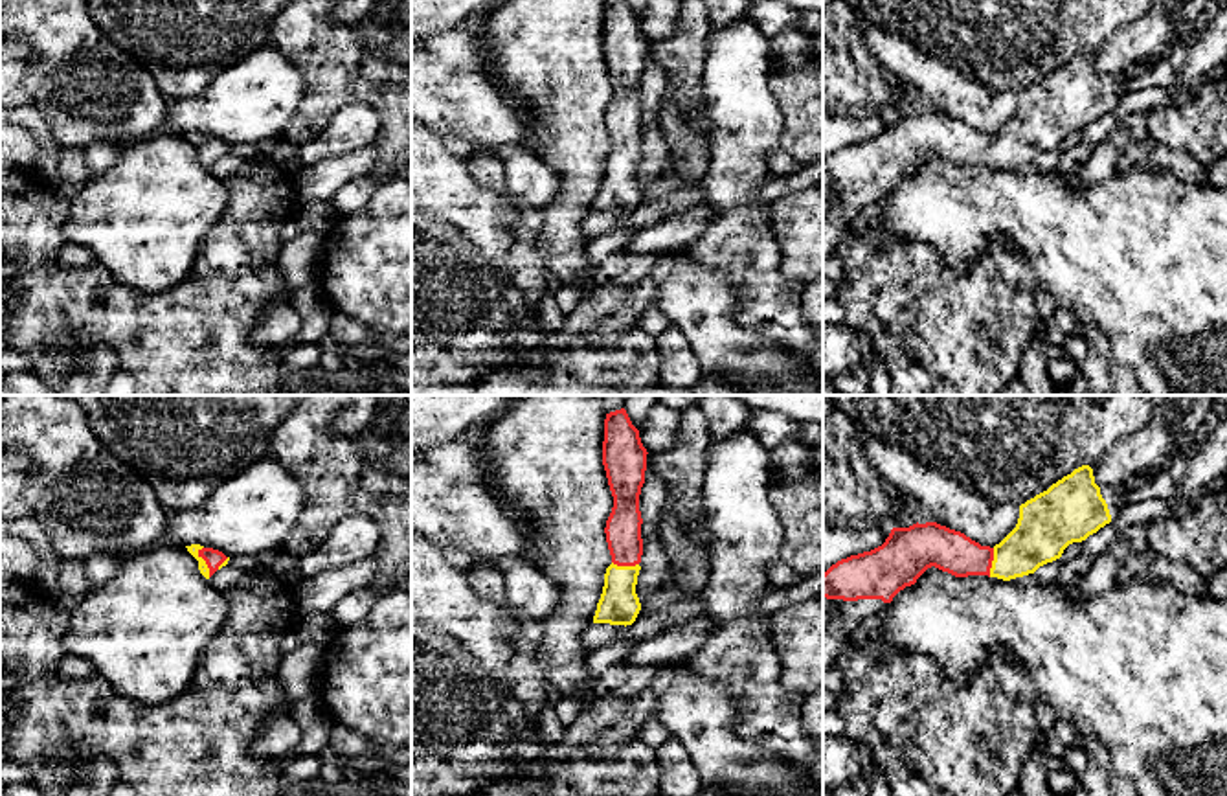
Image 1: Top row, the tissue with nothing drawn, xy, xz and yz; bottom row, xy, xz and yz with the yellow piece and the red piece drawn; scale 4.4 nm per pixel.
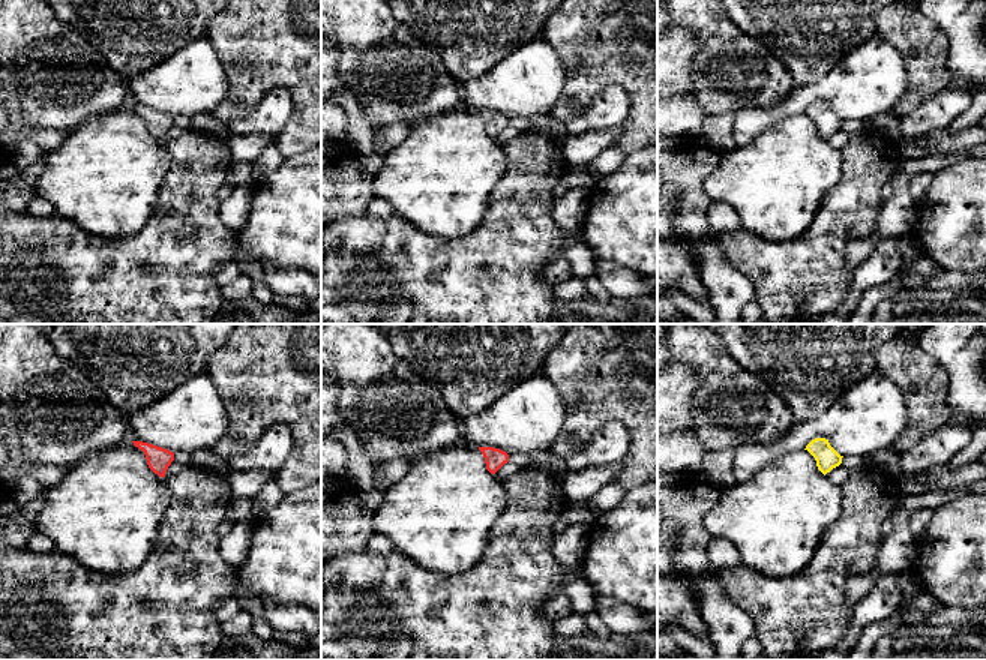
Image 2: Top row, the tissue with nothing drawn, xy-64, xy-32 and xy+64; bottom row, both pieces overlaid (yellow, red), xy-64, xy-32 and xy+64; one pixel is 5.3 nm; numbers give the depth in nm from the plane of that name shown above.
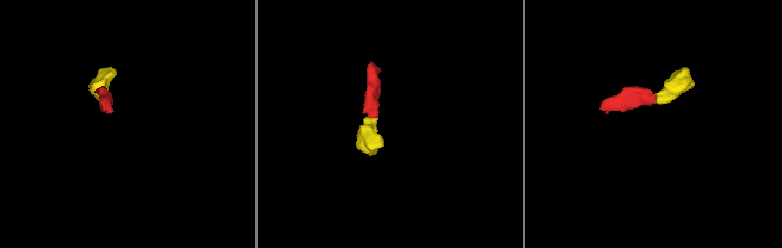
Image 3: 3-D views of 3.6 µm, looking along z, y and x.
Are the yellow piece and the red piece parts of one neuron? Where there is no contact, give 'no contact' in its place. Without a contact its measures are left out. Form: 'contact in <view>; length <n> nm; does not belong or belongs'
contact in xy; length 140 nm; belongs

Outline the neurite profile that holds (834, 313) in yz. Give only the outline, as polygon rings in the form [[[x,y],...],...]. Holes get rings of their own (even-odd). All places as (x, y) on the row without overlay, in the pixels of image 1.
[[[823,296],[823,327],[841,325],[847,320],[843,303],[838,298]]]

